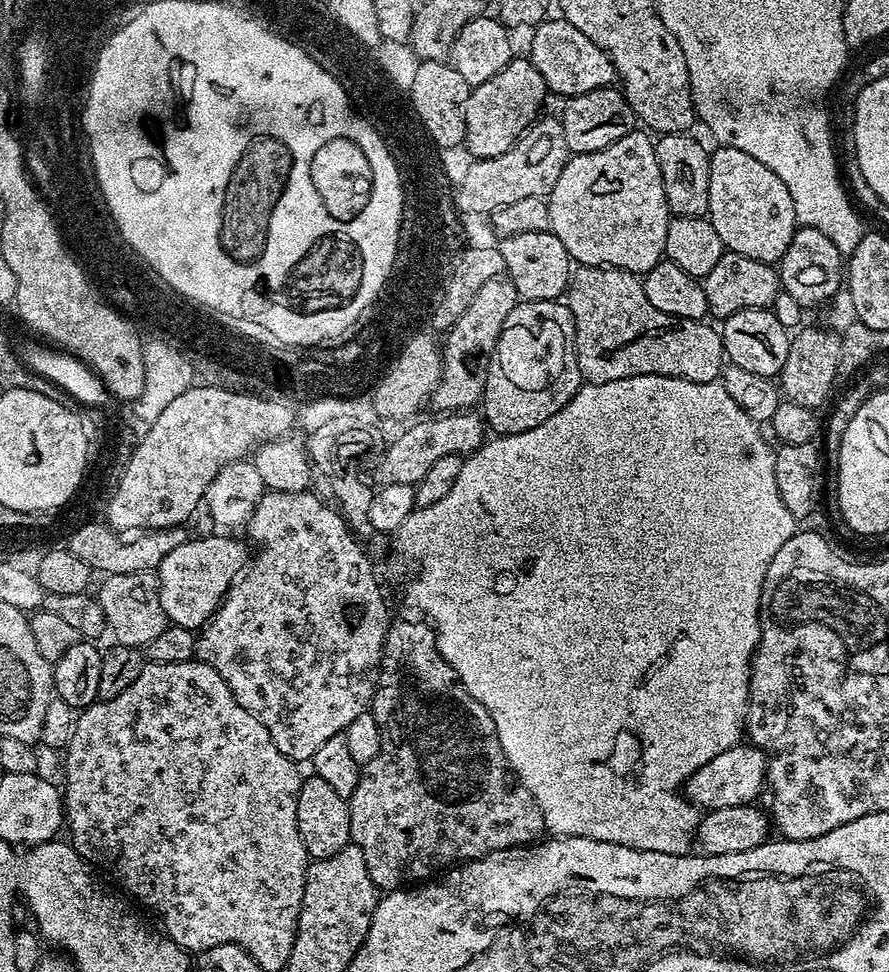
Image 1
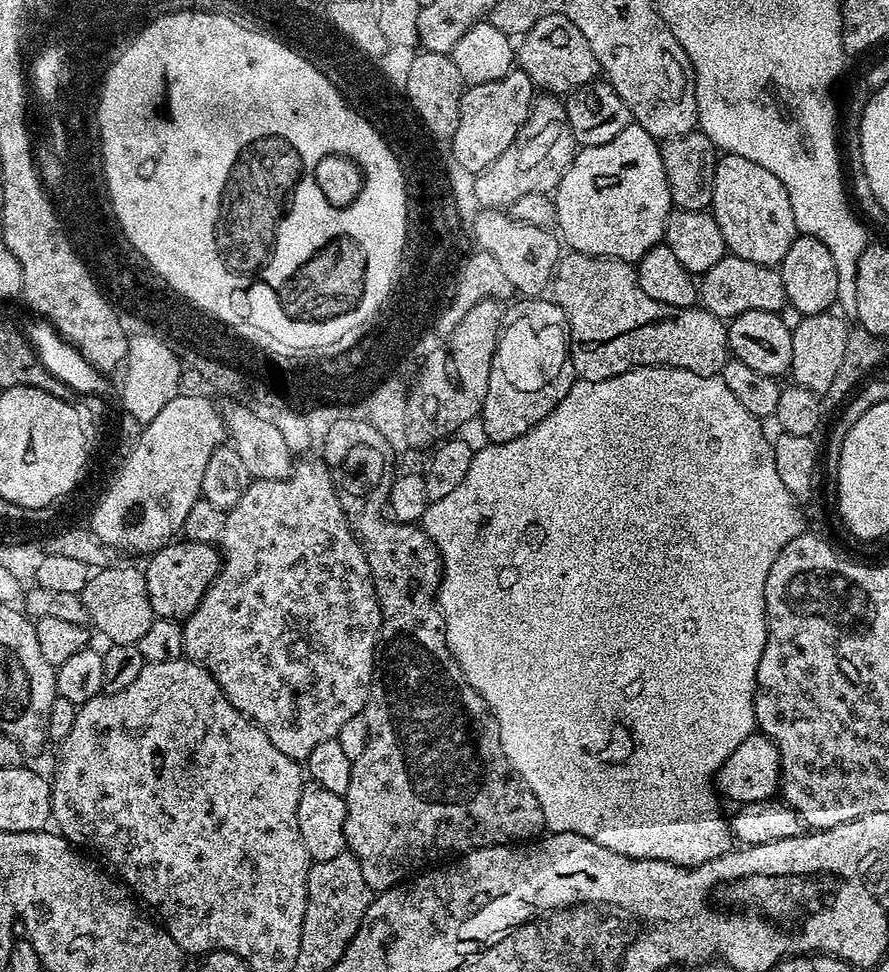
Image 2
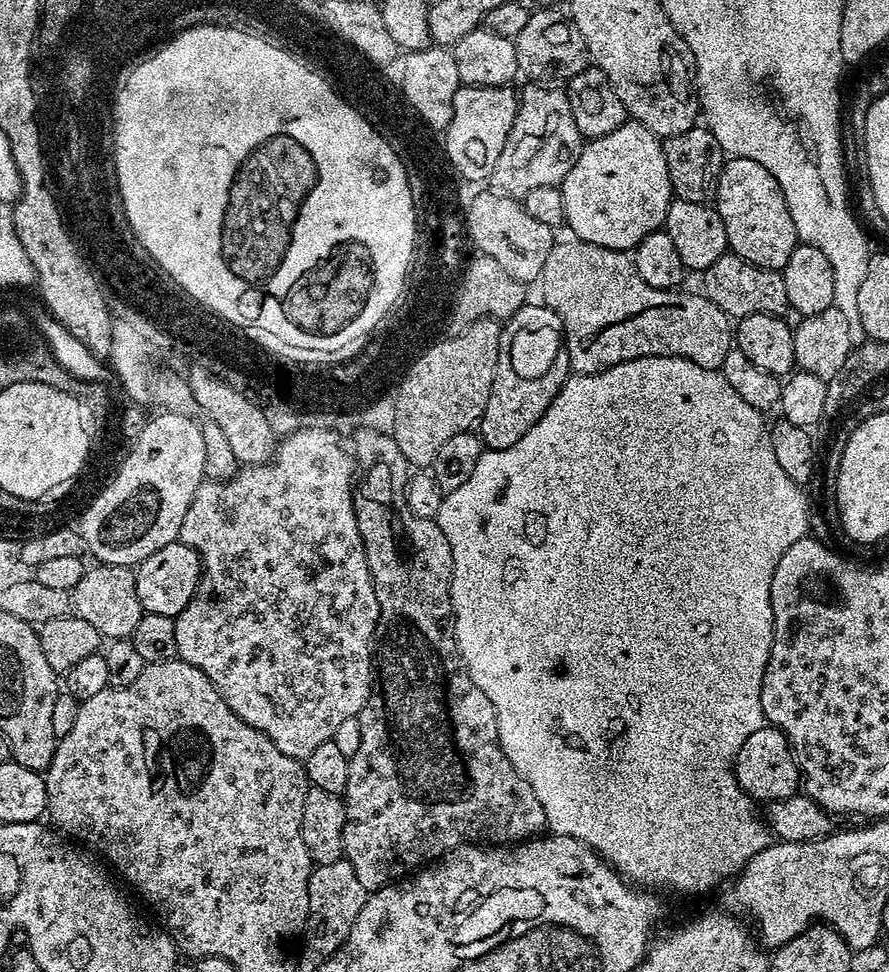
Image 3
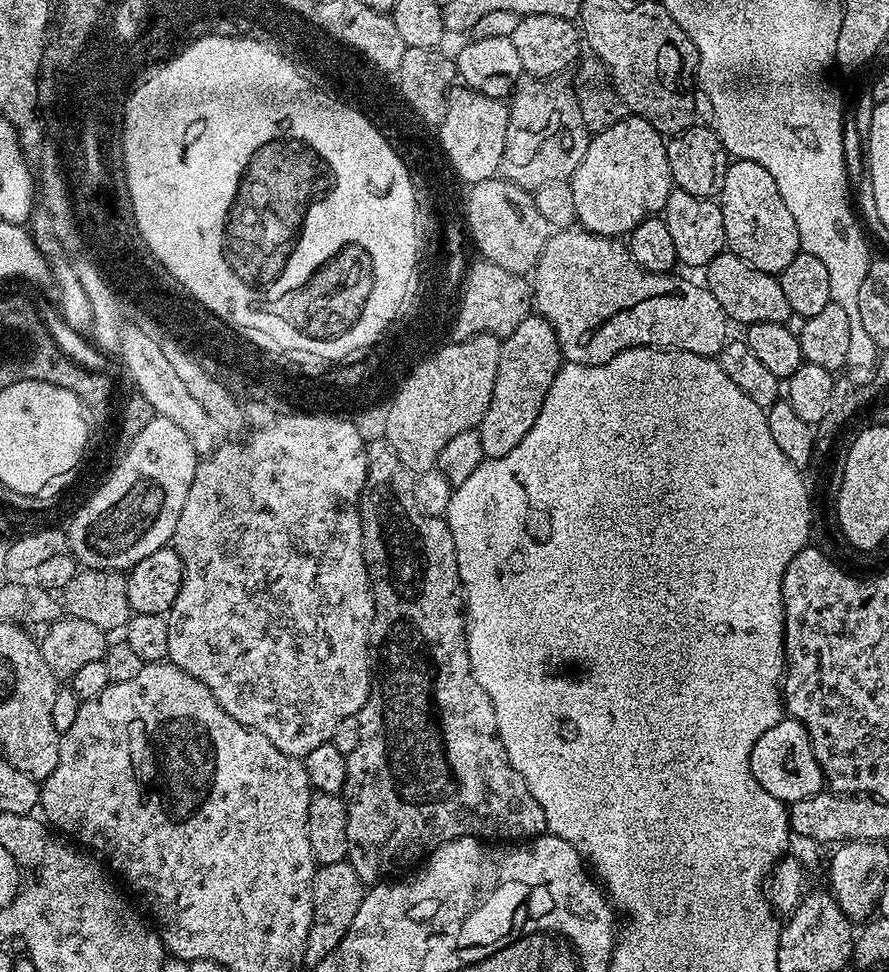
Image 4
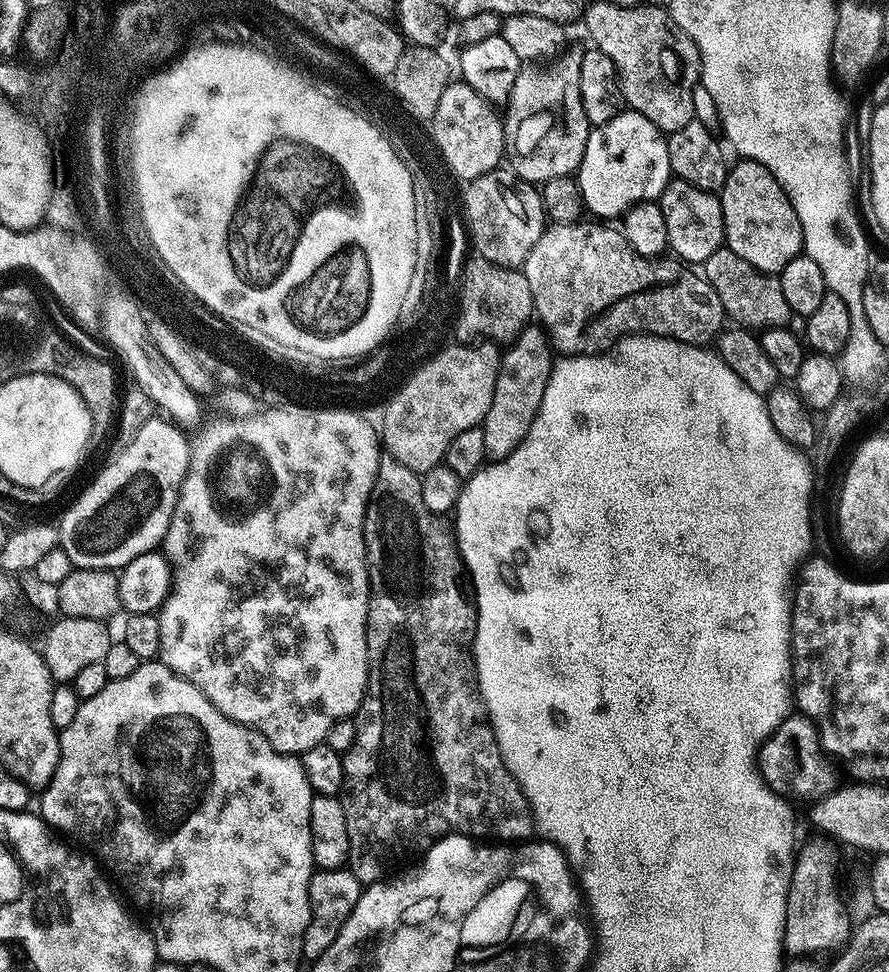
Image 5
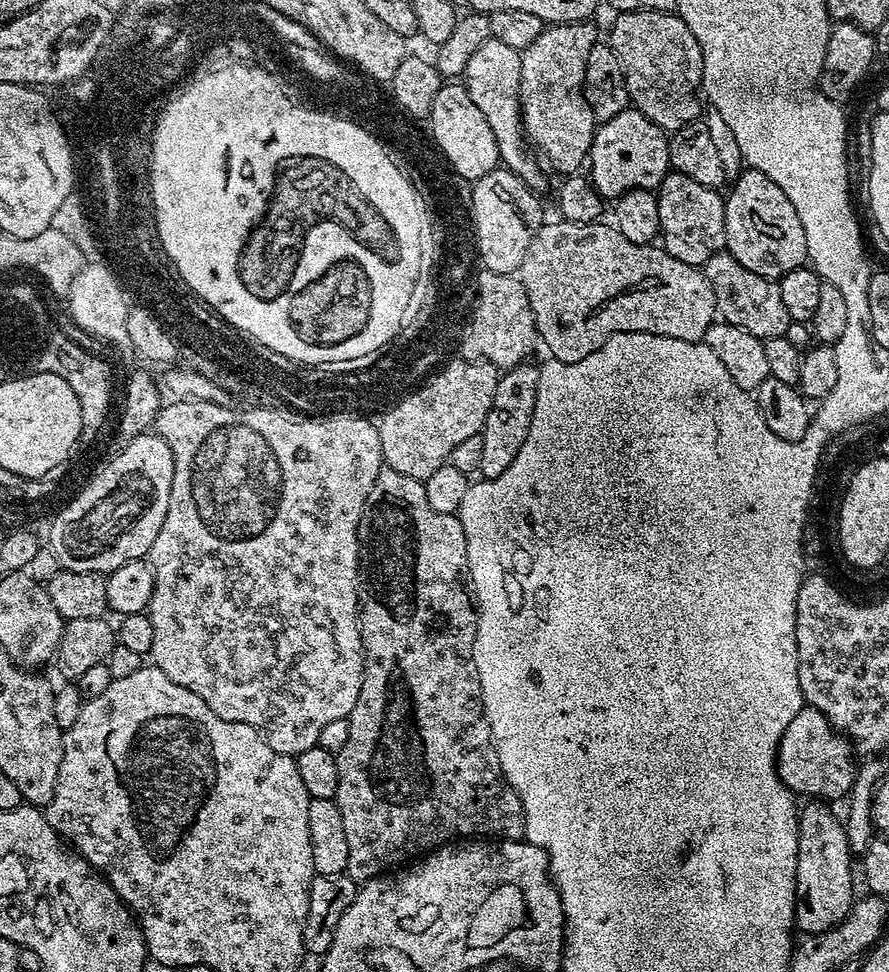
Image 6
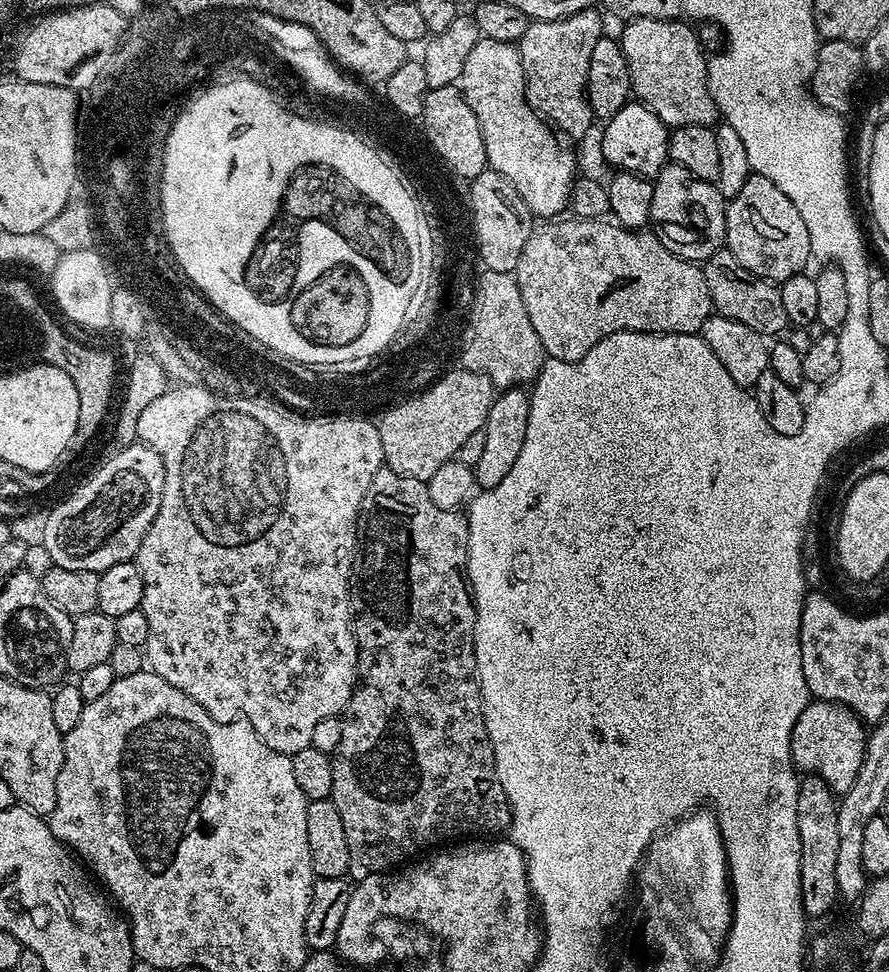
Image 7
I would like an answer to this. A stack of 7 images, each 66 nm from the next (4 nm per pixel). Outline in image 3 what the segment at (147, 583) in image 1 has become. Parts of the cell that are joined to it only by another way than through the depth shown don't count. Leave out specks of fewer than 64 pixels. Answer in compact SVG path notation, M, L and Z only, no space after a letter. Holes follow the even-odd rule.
M93 563L85 567L78 586L71 590L72 611L85 622L90 622L94 630L105 641L122 640L131 637L138 618L144 615L144 607L138 602L136 573L127 564ZM93 567L93 568L92 568Z

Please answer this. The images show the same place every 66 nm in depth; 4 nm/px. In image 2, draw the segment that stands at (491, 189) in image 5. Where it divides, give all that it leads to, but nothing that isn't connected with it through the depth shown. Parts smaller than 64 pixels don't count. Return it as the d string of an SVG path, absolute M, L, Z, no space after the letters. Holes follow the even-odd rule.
M481 207L472 228L476 231L476 240L485 252L492 252L506 278L510 278L510 286L521 297L536 298L540 292L552 283L552 274L556 271L556 263L562 255L562 244L555 231L542 226L531 225L530 222L518 221L507 211Z

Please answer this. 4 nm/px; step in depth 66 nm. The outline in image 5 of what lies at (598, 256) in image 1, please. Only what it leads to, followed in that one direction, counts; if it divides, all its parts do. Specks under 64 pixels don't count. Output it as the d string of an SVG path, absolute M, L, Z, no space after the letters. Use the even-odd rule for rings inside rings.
M621 110L614 118L610 118L610 122L595 125L589 131L586 150L582 154L582 162L578 169L578 181L585 209L596 215L593 217L616 216L620 218L629 208L641 204L643 200L659 201L665 186L671 179L673 175L667 135L661 132L658 126L654 126L650 118L631 110Z

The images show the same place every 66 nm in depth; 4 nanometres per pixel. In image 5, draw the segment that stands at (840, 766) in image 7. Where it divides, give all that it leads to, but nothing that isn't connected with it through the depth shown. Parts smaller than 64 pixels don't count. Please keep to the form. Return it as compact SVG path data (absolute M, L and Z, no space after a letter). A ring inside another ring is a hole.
M790 714L779 724L772 737L761 746L758 763L765 782L779 796L797 796L800 800L815 802L829 796L838 787L837 765L820 747L820 733L816 731L816 725L803 714Z

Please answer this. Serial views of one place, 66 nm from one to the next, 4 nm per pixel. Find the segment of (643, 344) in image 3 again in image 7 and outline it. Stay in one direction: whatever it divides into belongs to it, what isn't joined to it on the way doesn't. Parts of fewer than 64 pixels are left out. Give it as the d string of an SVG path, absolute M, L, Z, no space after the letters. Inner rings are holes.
M604 218L564 219L540 222L533 227L530 238L526 238L526 246L522 246L522 258L518 258L514 273L522 302L526 302L526 314L530 314L530 323L534 325L534 334L538 334L551 359L574 362L602 342L602 338L615 332L696 334L706 318L713 315L703 267L666 250L659 235L651 236L648 230L621 228Z

